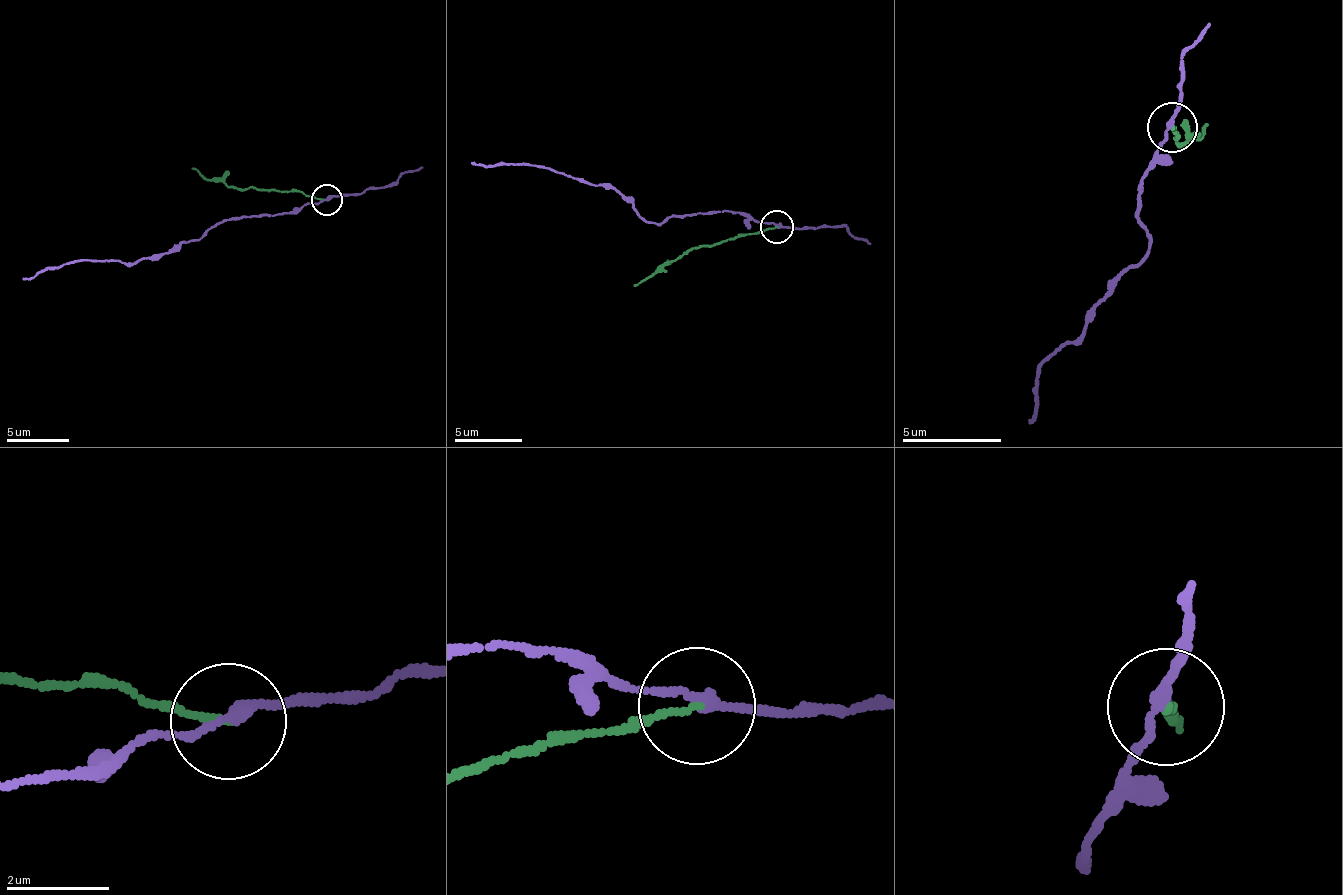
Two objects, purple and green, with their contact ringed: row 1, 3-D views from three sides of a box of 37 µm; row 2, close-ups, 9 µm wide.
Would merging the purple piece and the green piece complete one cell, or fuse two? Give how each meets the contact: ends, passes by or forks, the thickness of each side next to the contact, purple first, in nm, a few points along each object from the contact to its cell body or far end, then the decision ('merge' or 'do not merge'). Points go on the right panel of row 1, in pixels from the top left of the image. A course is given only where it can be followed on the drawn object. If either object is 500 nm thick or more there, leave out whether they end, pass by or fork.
purple passes by | green ends | 190/100 nm | purple via (1173, 126), (1135, 189), (1135, 215), (1148, 242), (1143, 256), (1097, 301), (1075, 342), (1037, 371), (1033, 425) | green via (1173, 126), (1170, 126), (1178, 145), (1205, 127) | do not merge

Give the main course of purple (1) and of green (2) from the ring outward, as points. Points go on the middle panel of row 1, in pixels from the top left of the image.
1: (777, 228), (736, 213), (708, 210), (670, 215), (657, 224), (645, 221), (618, 190), (548, 166), (472, 164)
2: (777, 228), (738, 234), (682, 251), (633, 284)

